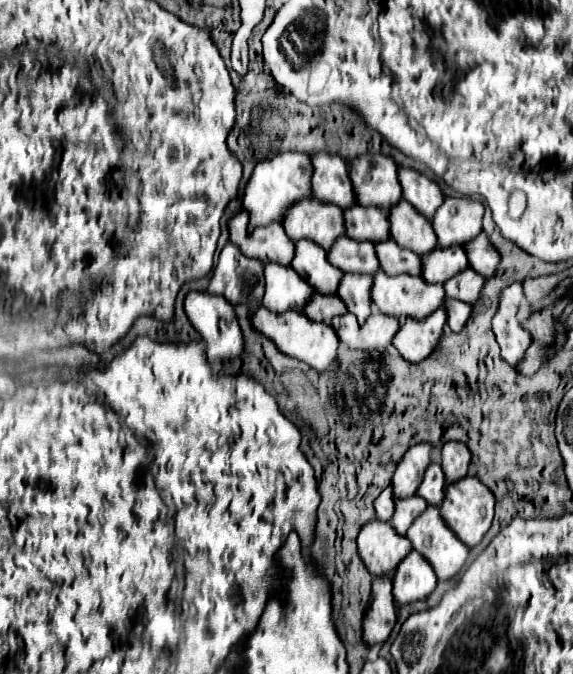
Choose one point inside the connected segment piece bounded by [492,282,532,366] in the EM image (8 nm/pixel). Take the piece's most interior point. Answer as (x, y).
(513, 339)

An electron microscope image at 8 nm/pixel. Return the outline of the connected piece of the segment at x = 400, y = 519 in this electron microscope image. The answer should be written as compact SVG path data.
M412 496L412 498L400 500L400 502L396 502L396 512L394 512L390 524L394 526L394 530L400 536L404 536L406 530L410 528L410 524L424 512L424 508L426 508L426 502L422 498Z

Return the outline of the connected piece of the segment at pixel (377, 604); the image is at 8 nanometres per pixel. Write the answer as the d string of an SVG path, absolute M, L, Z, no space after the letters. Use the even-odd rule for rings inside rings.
M376 578L372 584L372 602L364 616L364 644L376 646L388 640L396 624L396 604L392 598L390 578Z

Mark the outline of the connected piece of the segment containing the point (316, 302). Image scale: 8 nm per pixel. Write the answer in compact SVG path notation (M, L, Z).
M314 292L310 302L304 306L304 316L312 318L314 322L330 322L334 316L346 314L346 306L344 302L340 302L340 298L336 294L320 294Z

